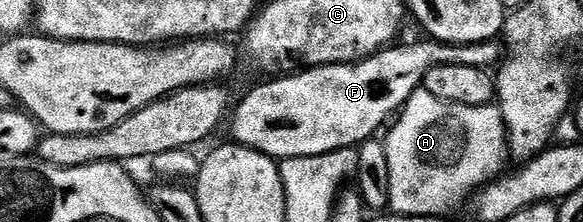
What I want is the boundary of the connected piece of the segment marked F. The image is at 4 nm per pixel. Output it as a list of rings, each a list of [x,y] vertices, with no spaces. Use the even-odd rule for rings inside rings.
[[[429,37],[423,40],[423,43],[406,43],[403,47],[391,45],[377,51],[372,57],[362,59],[359,63],[337,63],[327,67],[312,67],[285,77],[274,77],[269,81],[262,81],[266,83],[252,88],[243,97],[242,104],[238,108],[237,106],[233,108],[232,118],[229,120],[229,123],[231,122],[229,138],[238,146],[264,153],[275,161],[316,157],[333,151],[344,151],[355,145],[361,145],[365,139],[375,138],[379,134],[378,130],[381,129],[382,122],[401,112],[406,102],[412,97],[412,93],[422,87],[424,77],[432,69],[436,69],[436,65],[472,65],[490,69],[504,55],[503,44],[493,39],[483,43],[440,43],[437,39]]]

